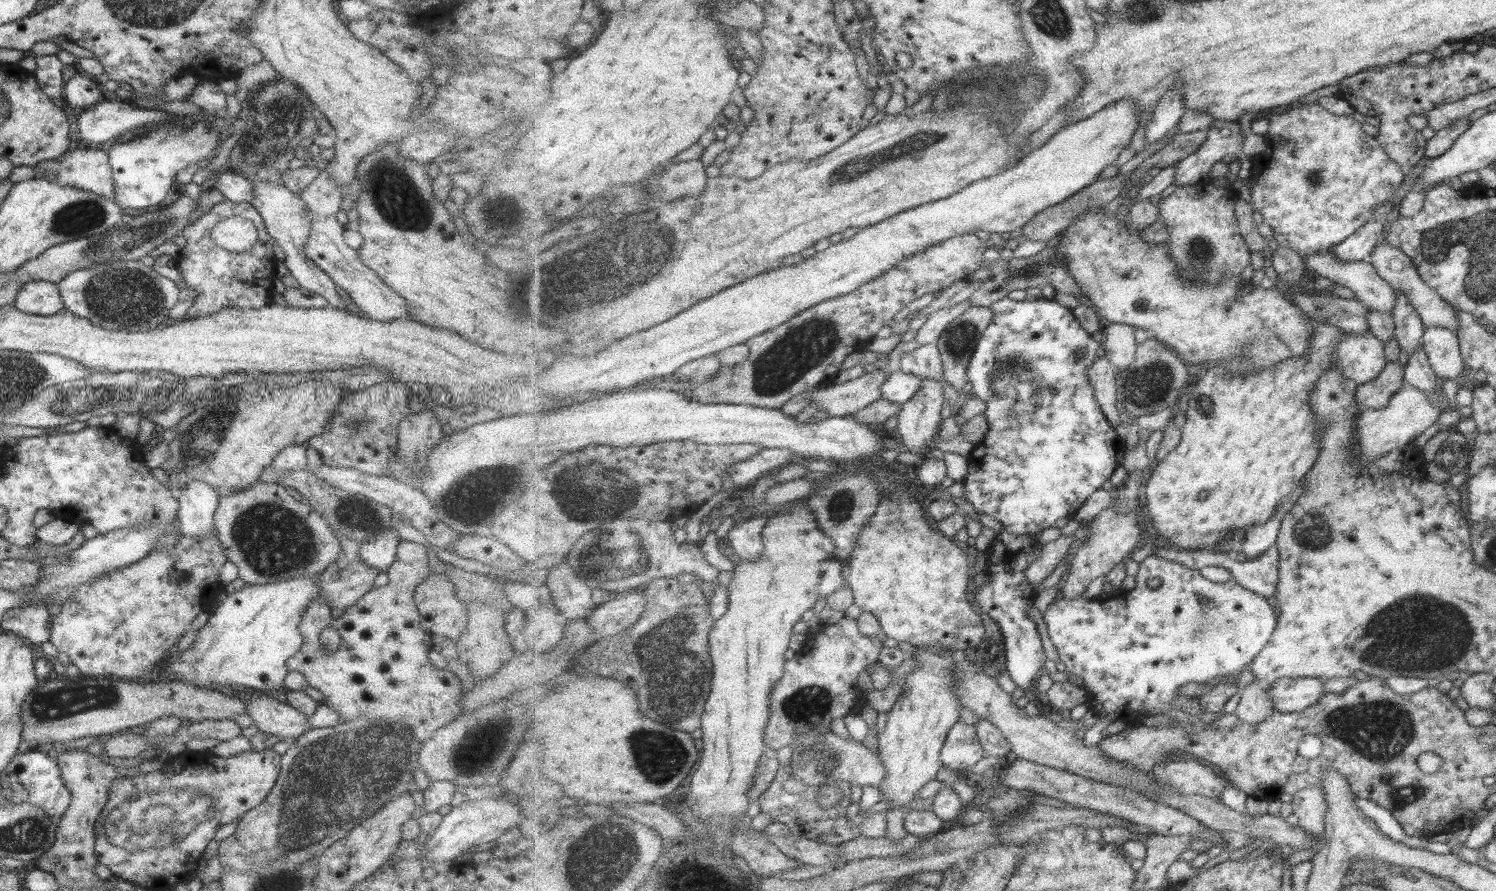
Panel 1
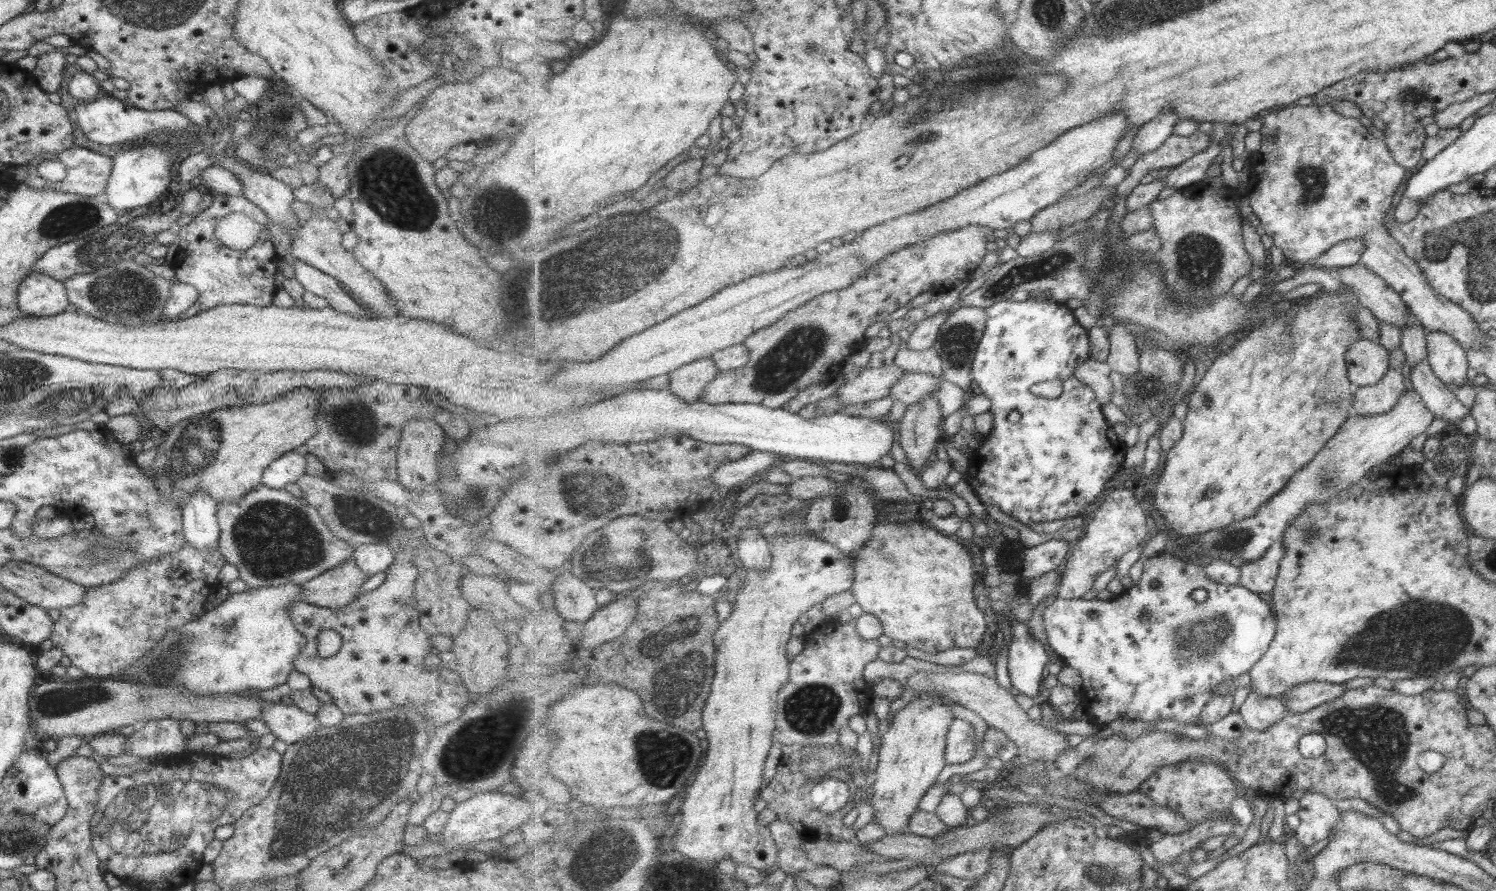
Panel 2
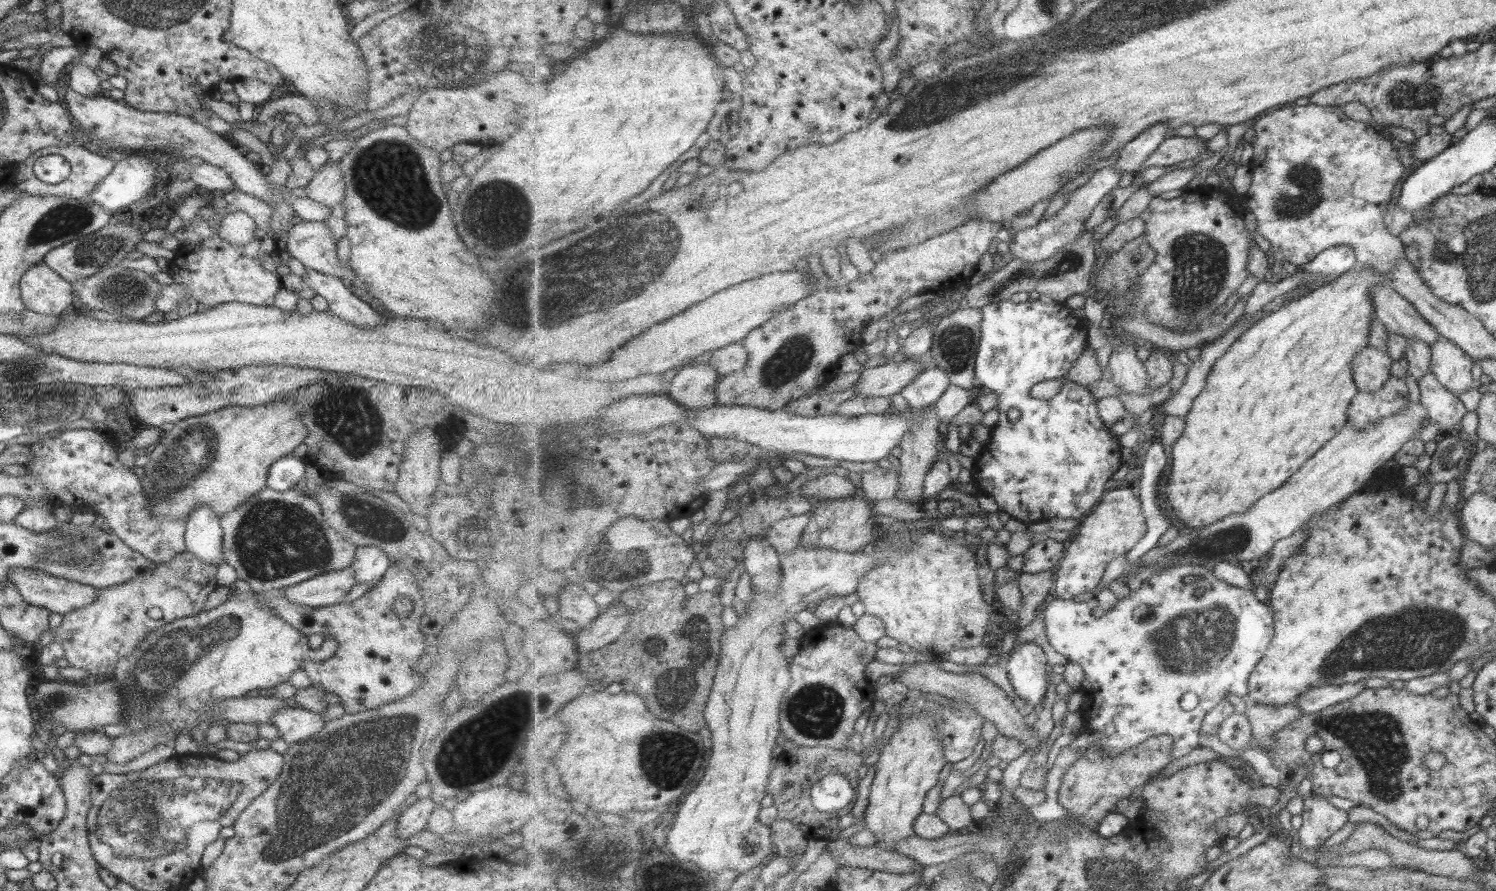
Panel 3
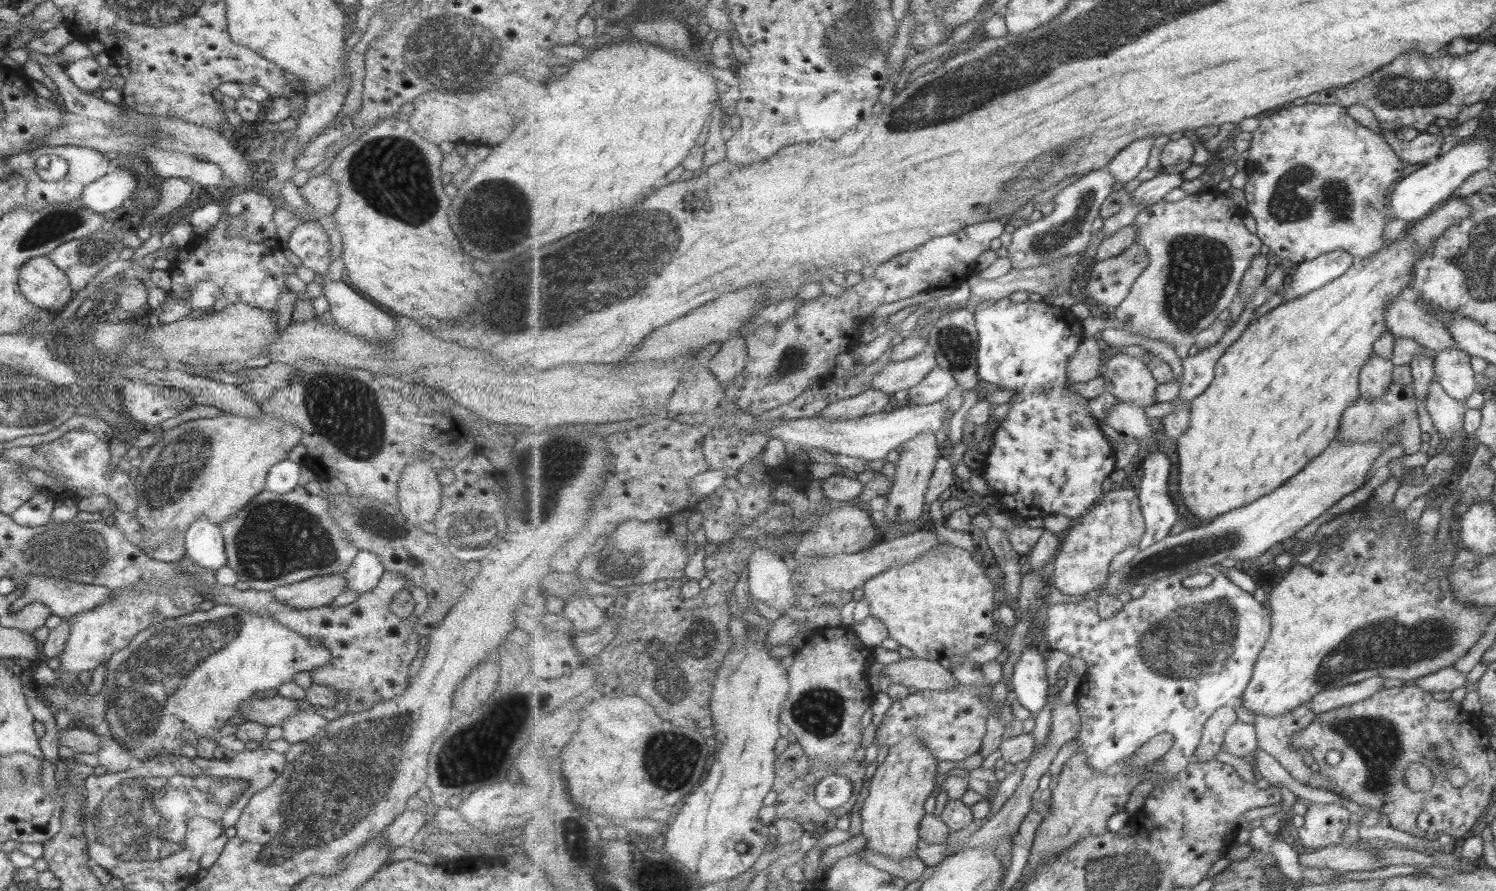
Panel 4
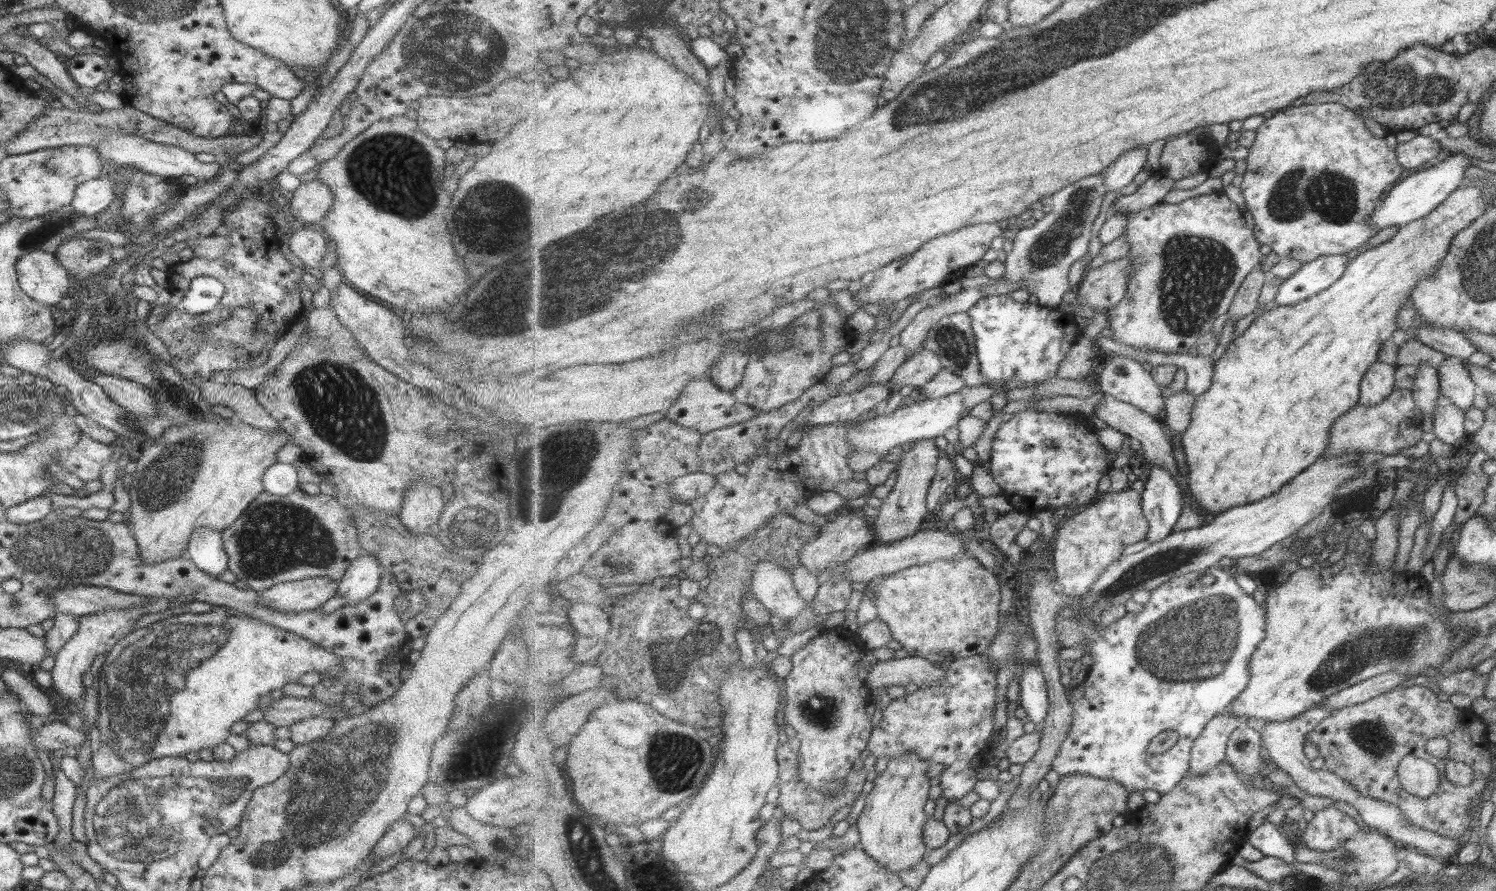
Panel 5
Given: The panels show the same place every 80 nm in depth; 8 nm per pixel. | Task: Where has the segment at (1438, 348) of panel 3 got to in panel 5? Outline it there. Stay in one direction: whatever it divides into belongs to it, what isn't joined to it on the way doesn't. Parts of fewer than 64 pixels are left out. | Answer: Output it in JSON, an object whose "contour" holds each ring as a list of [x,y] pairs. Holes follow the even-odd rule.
{"contour":[[[1446,355],[1436,373],[1438,390],[1444,397],[1463,412],[1472,406],[1475,384],[1460,358]]]}

